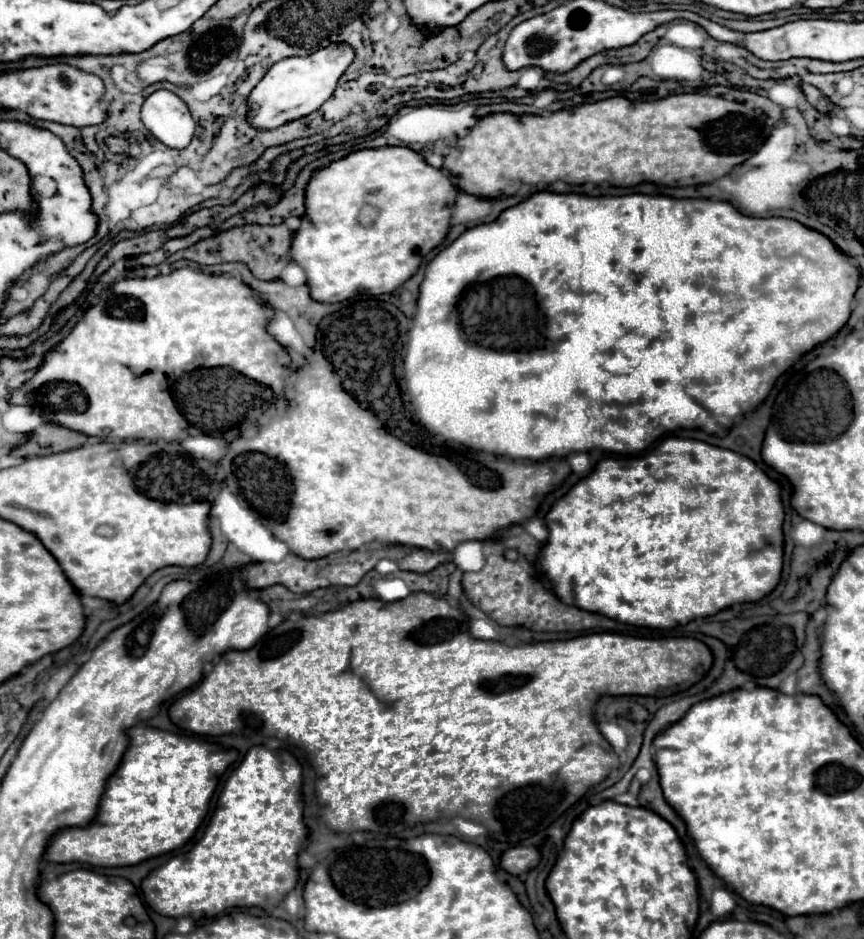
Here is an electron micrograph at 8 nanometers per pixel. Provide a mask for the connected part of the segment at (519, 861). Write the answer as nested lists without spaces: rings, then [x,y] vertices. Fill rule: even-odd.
[[[511,847],[501,857],[501,867],[511,875],[523,875],[535,869],[541,861],[537,847]]]

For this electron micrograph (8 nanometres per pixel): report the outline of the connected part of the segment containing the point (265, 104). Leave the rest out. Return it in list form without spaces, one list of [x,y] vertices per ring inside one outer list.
[[[329,45],[307,57],[287,57],[275,63],[265,77],[253,87],[247,101],[247,121],[253,129],[271,131],[295,119],[317,111],[335,91],[337,79],[353,61],[353,49],[345,45]]]

